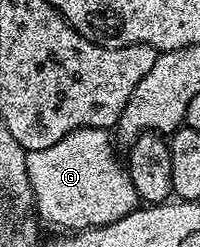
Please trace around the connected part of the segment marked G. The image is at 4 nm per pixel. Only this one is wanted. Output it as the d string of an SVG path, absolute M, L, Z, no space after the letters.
M77 128L48 150L26 153L26 173L34 191L34 208L62 230L100 228L124 218L140 201L123 161L114 153L115 141L104 128Z

